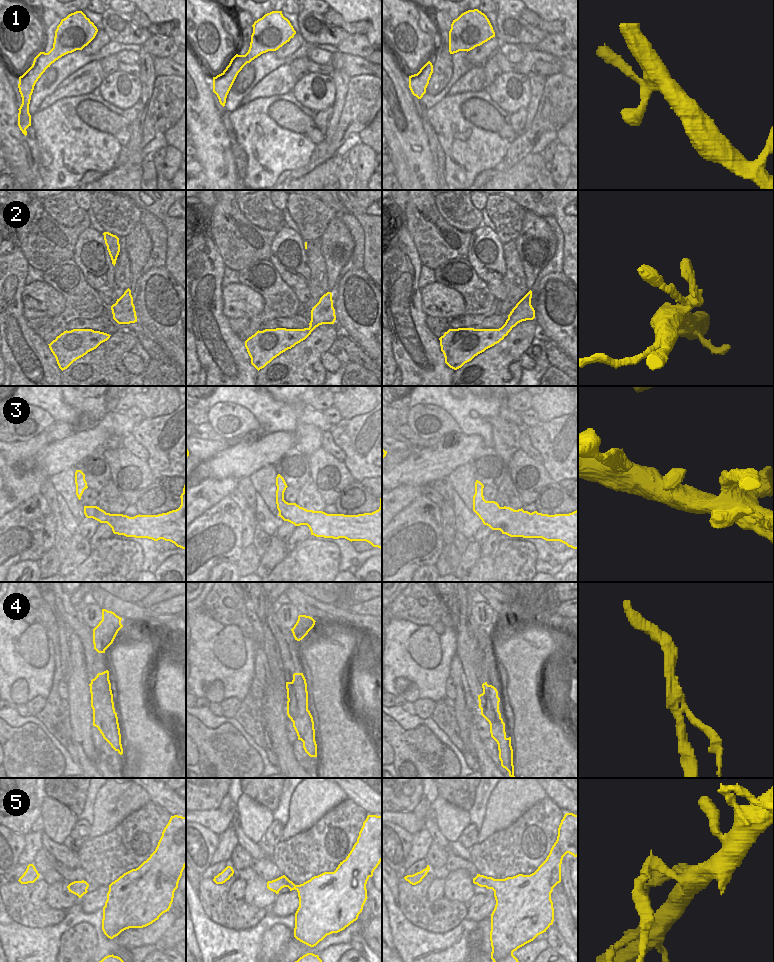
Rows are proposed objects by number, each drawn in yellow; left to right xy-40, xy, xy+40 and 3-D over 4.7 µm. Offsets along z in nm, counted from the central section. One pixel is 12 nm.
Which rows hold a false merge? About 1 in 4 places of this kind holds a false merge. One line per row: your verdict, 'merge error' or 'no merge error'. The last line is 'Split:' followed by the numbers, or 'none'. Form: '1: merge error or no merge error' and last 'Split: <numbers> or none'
1: no merge error
2: merge error
3: no merge error
4: merge error
5: merge error
Split: 2, 4, 5

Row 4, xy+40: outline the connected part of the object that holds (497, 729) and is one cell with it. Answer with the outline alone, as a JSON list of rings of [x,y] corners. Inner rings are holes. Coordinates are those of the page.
[[[487,682],[482,684],[482,688],[483,693],[490,697],[497,718],[496,722],[490,724],[490,733],[491,737],[498,744],[501,766],[509,772],[510,778],[515,778],[511,737],[506,737],[505,723],[502,721],[503,719],[501,718],[501,713],[499,711],[500,698],[498,697],[498,691],[494,686],[488,685]]]

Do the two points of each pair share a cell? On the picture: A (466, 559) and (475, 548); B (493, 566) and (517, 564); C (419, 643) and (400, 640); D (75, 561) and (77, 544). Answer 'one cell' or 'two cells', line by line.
A: one cell
B: one cell
C: two cells
D: one cell

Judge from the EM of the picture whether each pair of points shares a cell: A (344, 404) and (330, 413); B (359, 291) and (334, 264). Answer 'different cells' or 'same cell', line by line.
A: different cells
B: different cells

